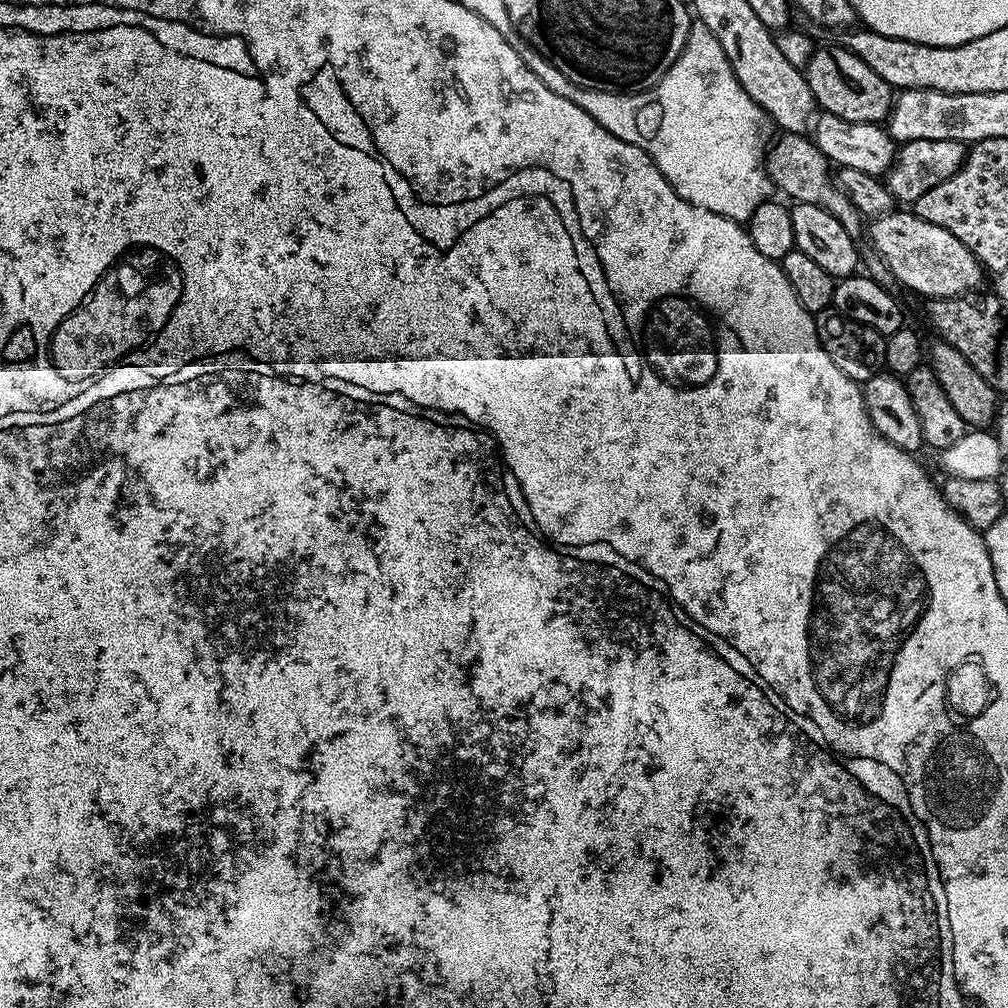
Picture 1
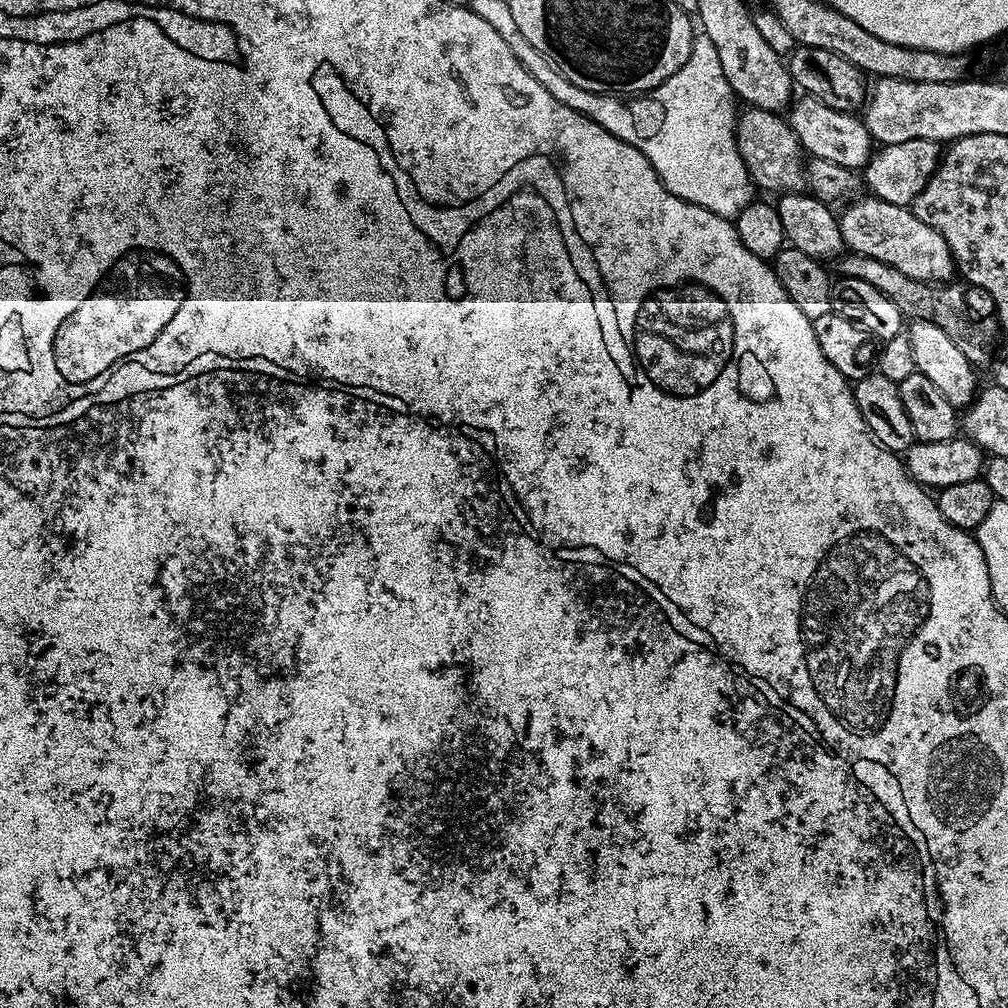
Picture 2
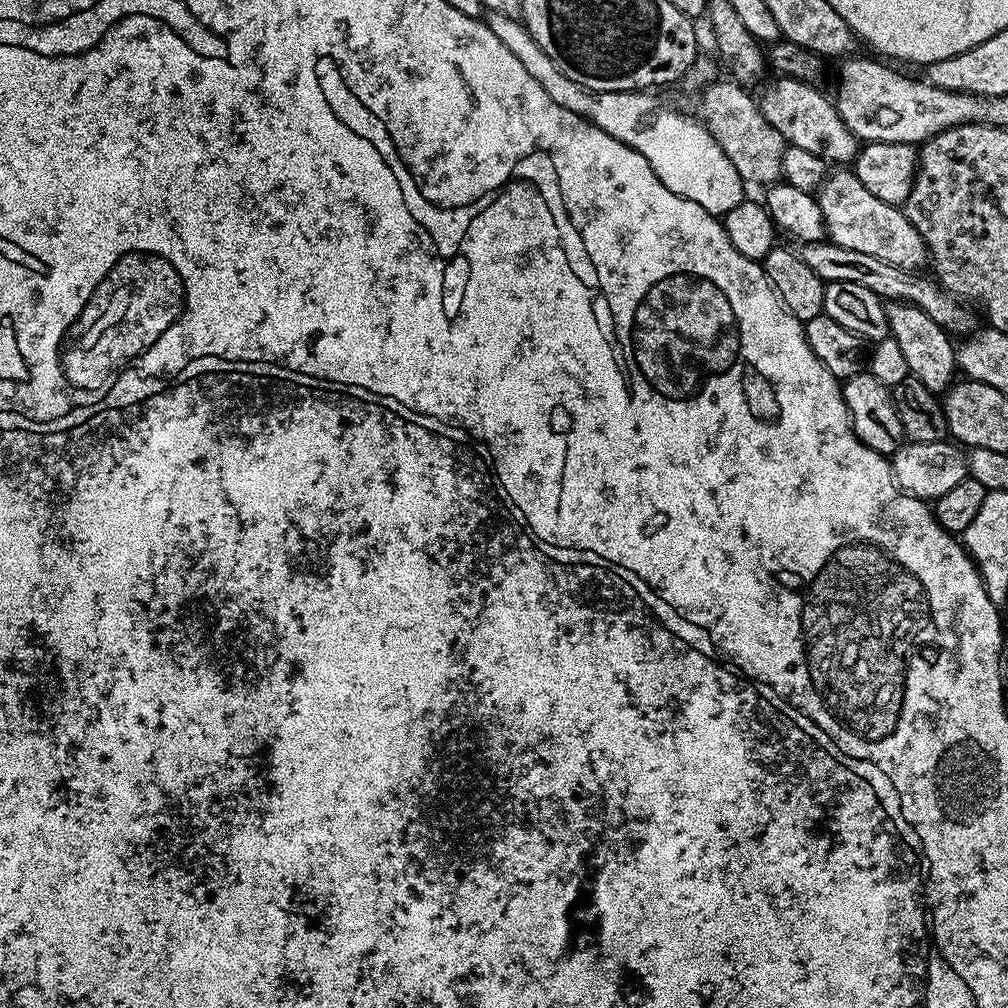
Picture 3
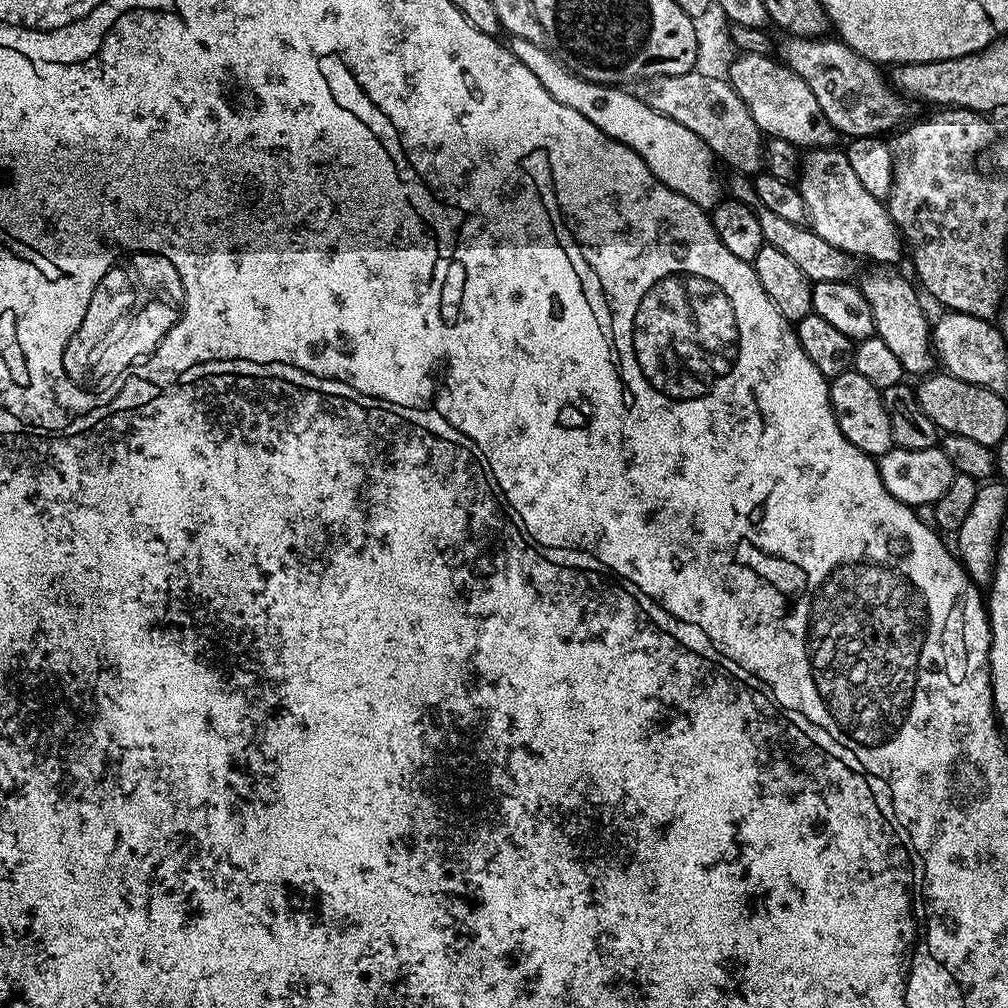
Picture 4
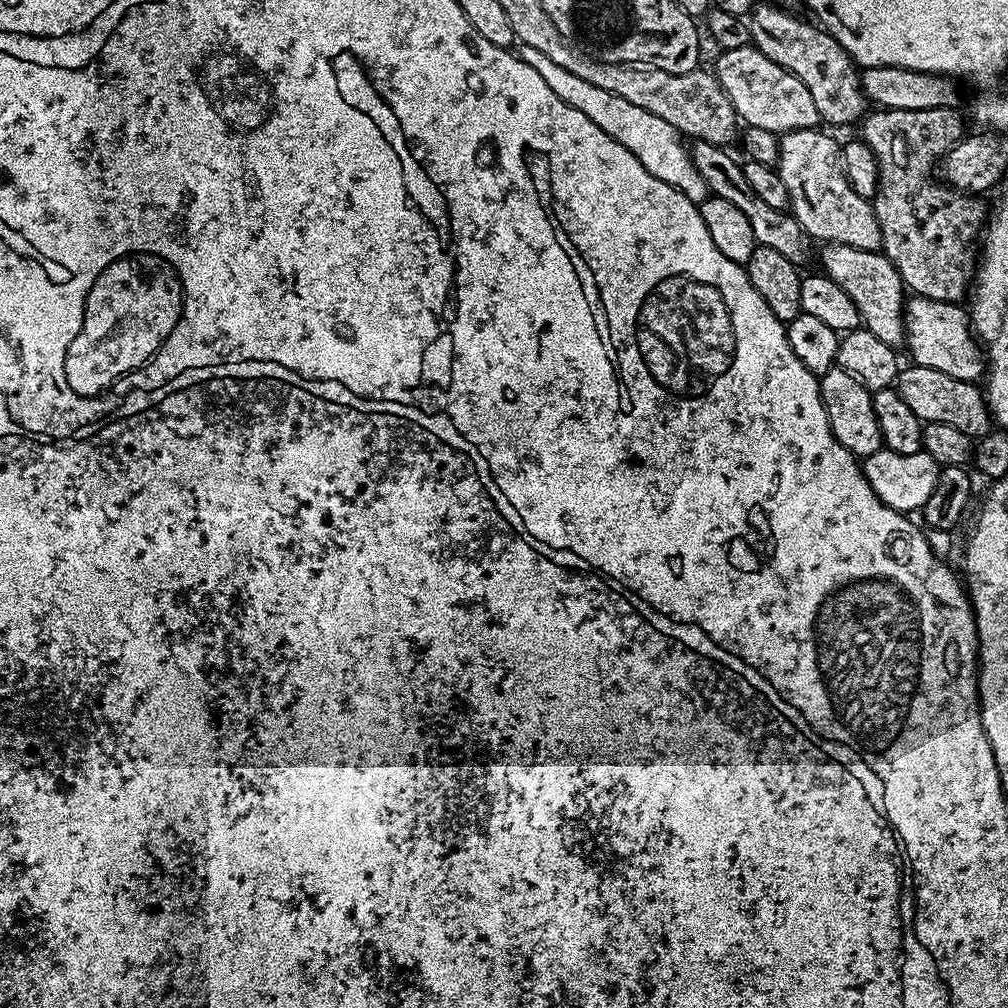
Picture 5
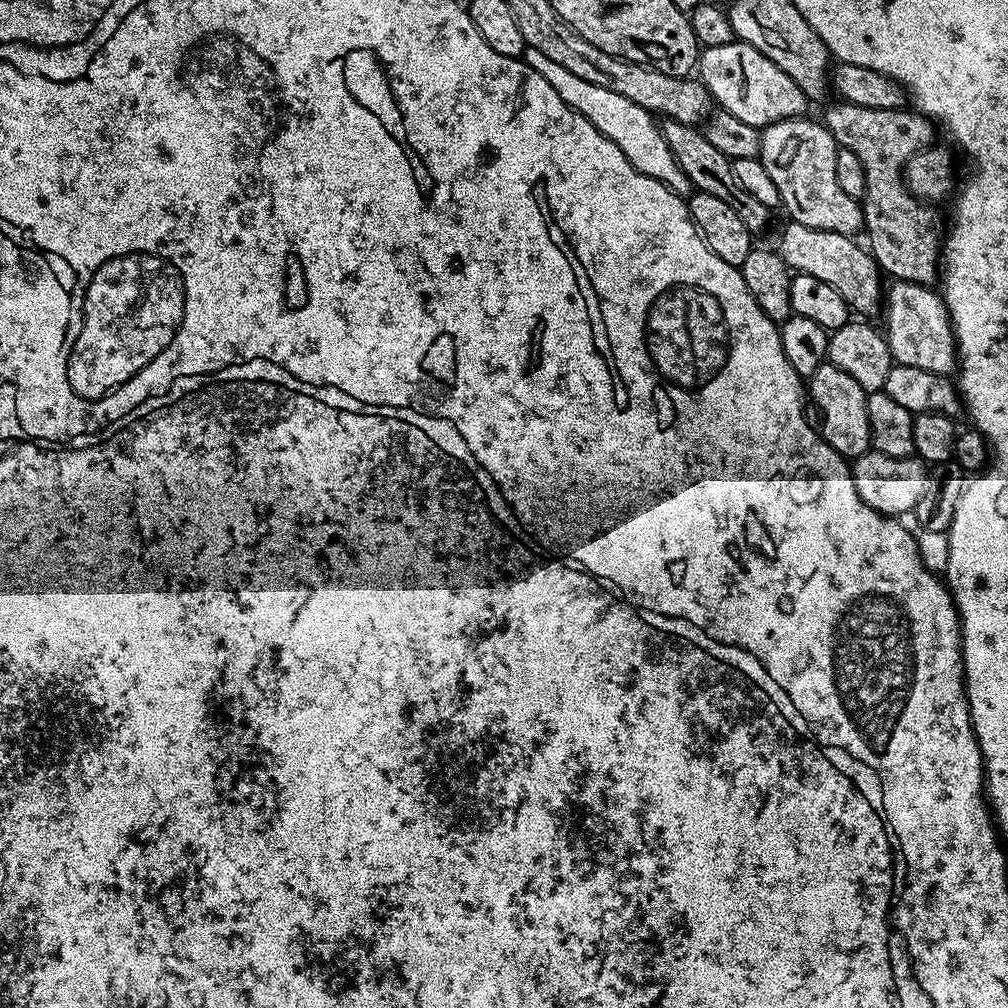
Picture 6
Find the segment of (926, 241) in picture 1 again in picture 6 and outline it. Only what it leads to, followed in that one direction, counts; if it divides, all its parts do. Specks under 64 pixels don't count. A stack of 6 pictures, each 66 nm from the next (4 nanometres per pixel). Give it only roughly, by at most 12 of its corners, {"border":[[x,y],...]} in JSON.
{"border":[[819,119],[779,120],[758,158],[795,223],[855,237],[861,201],[838,186]]}

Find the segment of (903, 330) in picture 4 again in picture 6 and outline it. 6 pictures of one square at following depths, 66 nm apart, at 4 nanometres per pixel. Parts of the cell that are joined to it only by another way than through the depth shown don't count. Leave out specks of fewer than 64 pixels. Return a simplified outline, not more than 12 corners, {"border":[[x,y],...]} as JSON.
{"border":[[788,222],[774,250],[834,286],[853,313],[879,313],[882,273],[846,234]]}

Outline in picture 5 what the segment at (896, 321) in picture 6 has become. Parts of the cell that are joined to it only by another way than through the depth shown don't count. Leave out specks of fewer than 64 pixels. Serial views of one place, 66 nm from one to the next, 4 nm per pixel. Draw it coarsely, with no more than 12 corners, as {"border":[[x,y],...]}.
{"border":[[913,295],[904,305],[913,364],[976,382],[986,357],[969,313]]}

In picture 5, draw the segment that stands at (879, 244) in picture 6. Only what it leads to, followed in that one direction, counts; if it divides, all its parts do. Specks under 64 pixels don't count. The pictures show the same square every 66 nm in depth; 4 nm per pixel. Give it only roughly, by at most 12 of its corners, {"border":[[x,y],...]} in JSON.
{"border":[[955,107],[880,108],[883,254],[909,293],[963,301],[983,199],[941,182],[964,139]]}

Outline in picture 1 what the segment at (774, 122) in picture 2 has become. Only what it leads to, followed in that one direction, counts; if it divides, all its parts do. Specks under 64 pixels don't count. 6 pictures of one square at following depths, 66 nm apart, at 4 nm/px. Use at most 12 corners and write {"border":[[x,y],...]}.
{"border":[[804,134],[777,135],[766,171],[797,204],[861,235],[860,211]]}

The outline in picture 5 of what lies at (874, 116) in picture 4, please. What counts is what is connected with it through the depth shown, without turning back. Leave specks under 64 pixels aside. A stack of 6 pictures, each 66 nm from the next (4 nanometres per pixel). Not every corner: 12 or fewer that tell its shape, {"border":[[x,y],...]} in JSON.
{"border":[[759,4],[754,47],[810,90],[825,125],[855,125],[866,97],[823,27]]}

